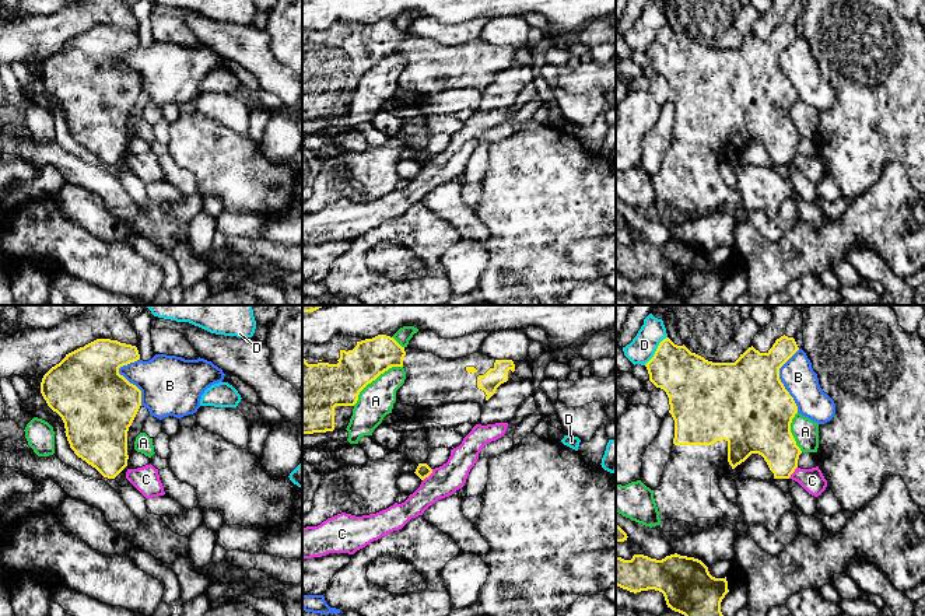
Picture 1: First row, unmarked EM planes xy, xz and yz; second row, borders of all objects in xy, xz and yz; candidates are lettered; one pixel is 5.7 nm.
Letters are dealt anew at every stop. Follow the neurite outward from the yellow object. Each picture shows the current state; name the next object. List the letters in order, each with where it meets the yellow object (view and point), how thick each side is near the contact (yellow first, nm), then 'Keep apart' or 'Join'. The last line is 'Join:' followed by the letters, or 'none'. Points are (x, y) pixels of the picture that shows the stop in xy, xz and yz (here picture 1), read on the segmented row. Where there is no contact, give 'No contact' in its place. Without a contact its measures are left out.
A: Touches yellow at xz (374, 380). Thickness 240 nm (yellow) against 200 nm. Keep apart
B: Touches yellow at yz (780, 381). Thickness 480 nm (yellow) against 190 nm. Keep apart
C: Touches yellow at xz (428, 475). Thickness 90 nm (yellow) against 170 nm. Keep apart
D: Touches yellow at yz (657, 350). Thickness 300 nm (yellow) against 150 nm. Keep apart
Join: none

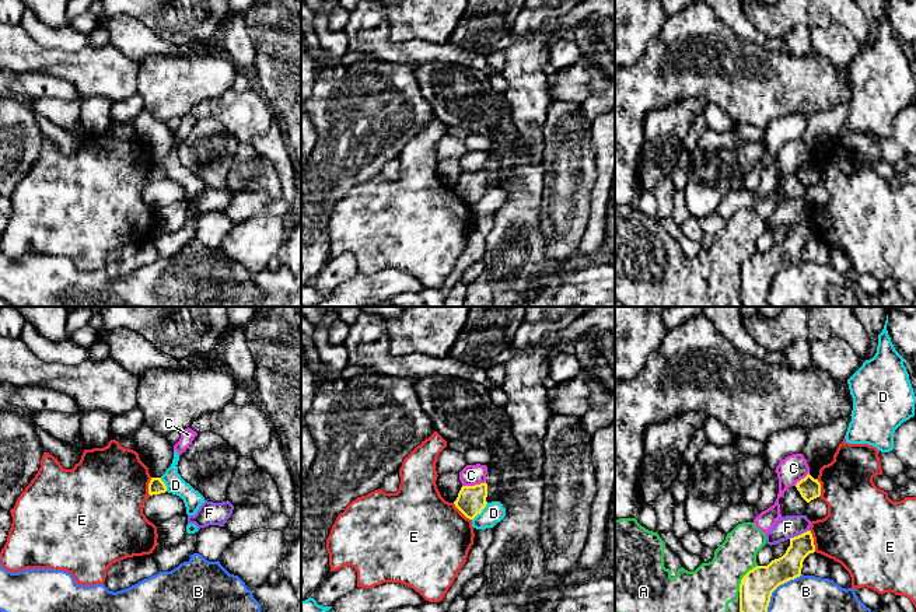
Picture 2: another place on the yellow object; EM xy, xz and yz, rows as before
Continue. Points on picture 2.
A: Touches yellow at yz (743, 577). Thickness 190 nm (yellow) against 280 nm. Keep apart
B: Touches yellow at yz (778, 586). Thickness 190 nm (yellow) against 200 nm. Keep apart
C: Touches yellow at xz (475, 485). Thickness 170 nm (yellow) against 120 nm. Keep apart
D: Touches yellow at xz (481, 511). Thickness 170 nm (yellow) against 120 nm. Keep apart
E: Touches yellow at yz (813, 541). Thickness 150 nm (yellow) against 380 nm. Keep apart
F: Touches yellow at yz (799, 535). Thickness 150 nm (yellow) against 130 nm. Keep apart
Join: none

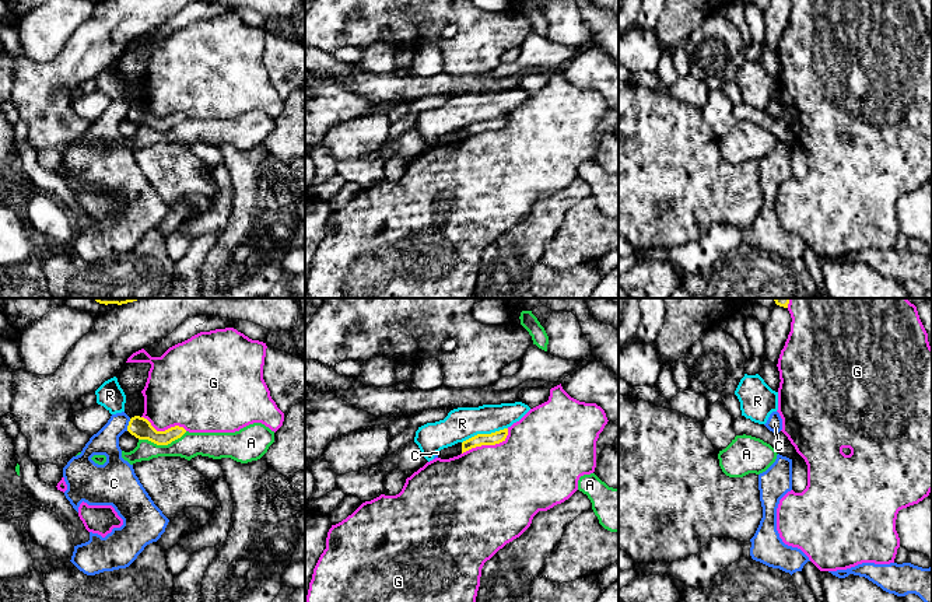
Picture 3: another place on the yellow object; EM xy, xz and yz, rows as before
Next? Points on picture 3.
A: Touches yellow at xy (163, 444). Thickness 120 nm (yellow) against 140 nm. Keep apart
C: Touches yellow at xy (129, 424). Thickness 120 nm (yellow) against 150 nm. Keep apart
G: Touches yellow at xz (487, 444). Thickness 70 nm (yellow) against 500 nm. Keep apart
R: Touches yellow at xz (484, 434). Thickness 70 nm (yellow) against 190 nm. Keep apart
Join: none

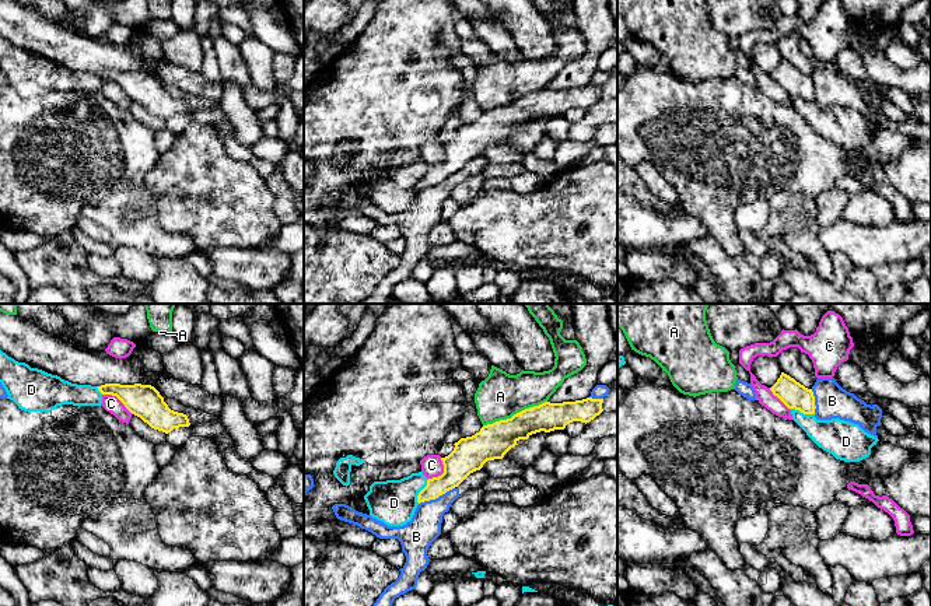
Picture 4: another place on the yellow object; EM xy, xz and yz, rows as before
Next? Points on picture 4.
A: Touches yellow at xz (514, 414). Thickness 200 nm (yellow) against 260 nm. Keep apart
B: Touches yellow at xz (436, 497). Thickness 170 nm (yellow) against 190 nm. Keep apart
C: Touches yellow at xy (118, 398). Thickness 190 nm (yellow) against 100 nm. Keep apart
D: Touches yellow at xz (420, 491). Thickness 160 nm (yellow) against 260 nm. Keep apart
Join: none

